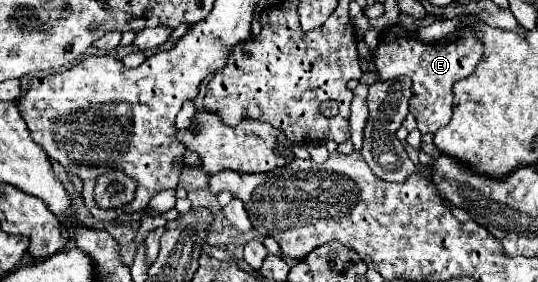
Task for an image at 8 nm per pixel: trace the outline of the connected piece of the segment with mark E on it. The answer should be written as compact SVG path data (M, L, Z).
M395 23L381 31L379 45L373 51L373 59L377 65L379 81L407 76L413 79L413 97L409 99L409 111L417 119L417 129L421 133L435 133L437 129L445 127L451 121L451 107L453 107L453 93L451 87L455 81L473 73L475 65L483 57L483 41L475 35L473 29L455 29L447 37L427 43L419 39L417 31L409 31L403 25Z

